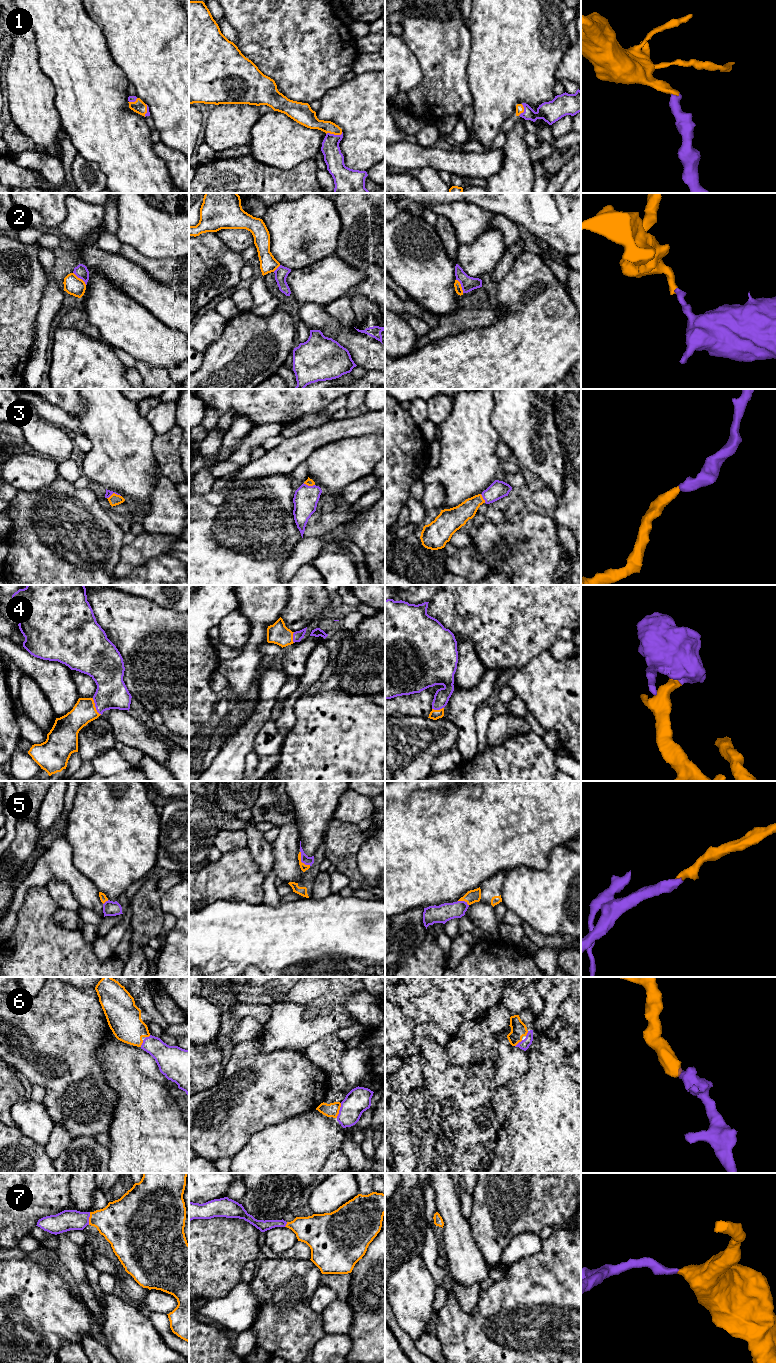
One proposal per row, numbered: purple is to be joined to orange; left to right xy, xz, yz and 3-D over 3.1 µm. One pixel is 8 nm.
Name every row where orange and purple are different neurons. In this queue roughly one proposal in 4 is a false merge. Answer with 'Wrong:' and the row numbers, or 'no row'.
Wrong: 2

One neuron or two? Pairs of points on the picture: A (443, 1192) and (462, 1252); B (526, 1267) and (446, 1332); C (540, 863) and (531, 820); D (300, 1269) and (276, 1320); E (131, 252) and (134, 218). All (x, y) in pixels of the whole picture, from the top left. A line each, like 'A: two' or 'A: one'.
A: one
B: one
C: one
D: one
E: two

